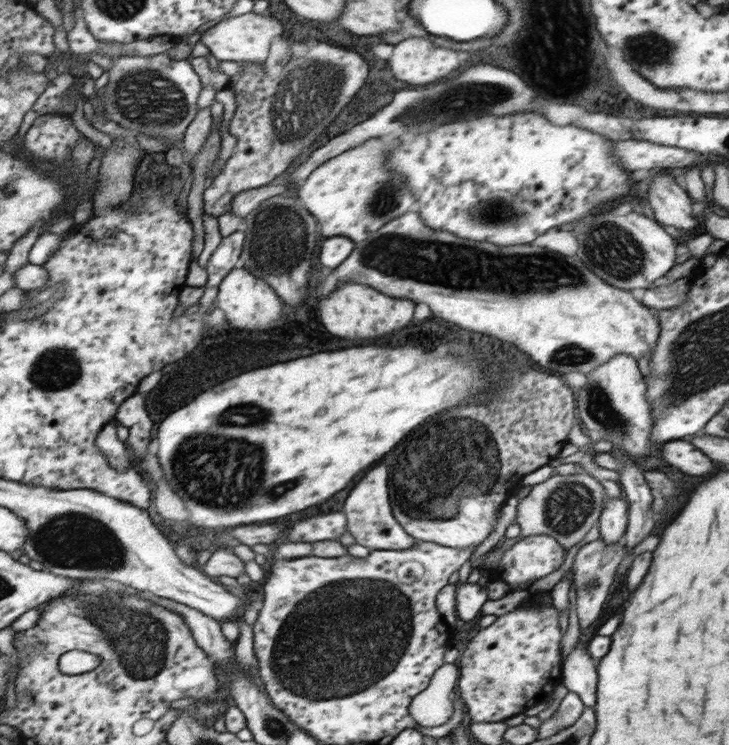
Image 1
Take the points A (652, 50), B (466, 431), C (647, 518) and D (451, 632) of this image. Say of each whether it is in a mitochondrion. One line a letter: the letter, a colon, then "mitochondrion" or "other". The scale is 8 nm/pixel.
A: mitochondrion
B: mitochondrion
C: other
D: other

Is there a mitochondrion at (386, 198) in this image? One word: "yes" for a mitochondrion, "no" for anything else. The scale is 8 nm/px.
yes

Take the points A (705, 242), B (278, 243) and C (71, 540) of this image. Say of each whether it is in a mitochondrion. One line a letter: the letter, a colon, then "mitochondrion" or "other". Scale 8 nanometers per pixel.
A: other
B: mitochondrion
C: mitochondrion

